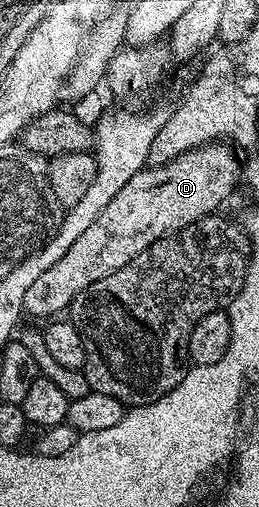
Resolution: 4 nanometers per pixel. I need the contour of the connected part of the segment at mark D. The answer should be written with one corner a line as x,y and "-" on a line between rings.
225,142
204,144
198,148
192,148
179,158
168,160
166,164
154,164
142,168
141,172
135,174
123,186
123,190
119,190
119,194
115,194
115,198
111,198
107,210
103,210
103,214
99,214
99,218
95,218
95,223
89,229
83,230
83,234
79,234
79,238
75,238
71,250
67,250
67,254
63,254
63,258
59,258
59,262
55,262
55,266
51,266
51,270
39,274
39,279
28,288
27,294
23,298
26,313
30,317
32,315
49,316
45,318
53,318
64,313
68,309
69,303
83,290
87,290
87,286
99,282
99,278
103,278
123,266
127,266
127,262
131,262
131,258
143,254
143,250
147,250
155,241
176,234
179,230
191,226
191,222
195,222
199,218
214,215
220,209
217,207
236,190
237,184
239,188
242,178
242,161
239,159
238,153

